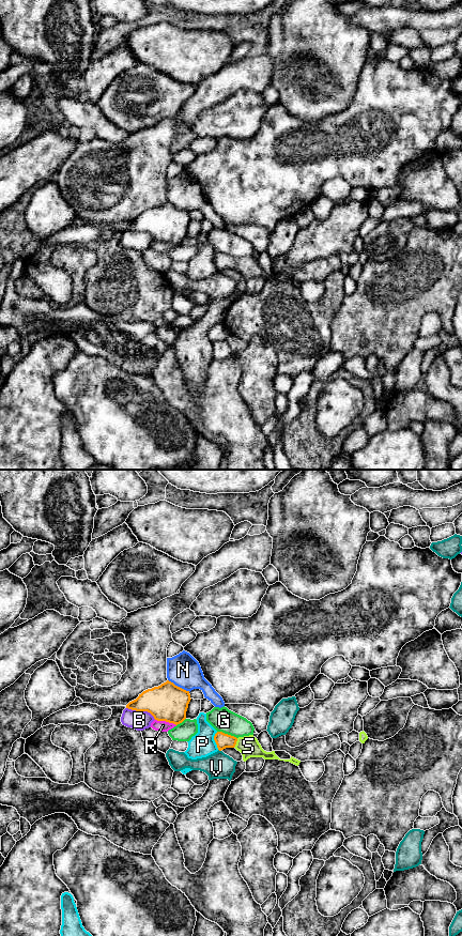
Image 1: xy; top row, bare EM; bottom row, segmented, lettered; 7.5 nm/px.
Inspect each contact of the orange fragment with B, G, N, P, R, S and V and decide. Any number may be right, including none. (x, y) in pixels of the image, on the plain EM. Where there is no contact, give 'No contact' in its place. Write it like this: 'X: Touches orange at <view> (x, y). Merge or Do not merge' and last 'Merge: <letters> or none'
B: Touches orange at xy (141, 231). Do not merge
G: Touches orange at xy (227, 255). Do not merge
N: Touches orange at xy (179, 208). Do not merge
P: Touches orange at xy (214, 260). Do not merge
R: Touches orange at xy (166, 242). Do not merge
S: Touches orange at xy (235, 263). Merge
V: Touches orange at xy (219, 271). Do not merge
Merge: S

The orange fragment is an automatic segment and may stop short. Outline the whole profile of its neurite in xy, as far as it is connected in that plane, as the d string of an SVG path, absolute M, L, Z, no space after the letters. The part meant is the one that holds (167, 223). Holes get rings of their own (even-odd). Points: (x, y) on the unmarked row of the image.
M167 201L158 208L143 212L136 220L129 223L126 229L148 232L157 242L178 246L186 240L190 220L189 212Z

